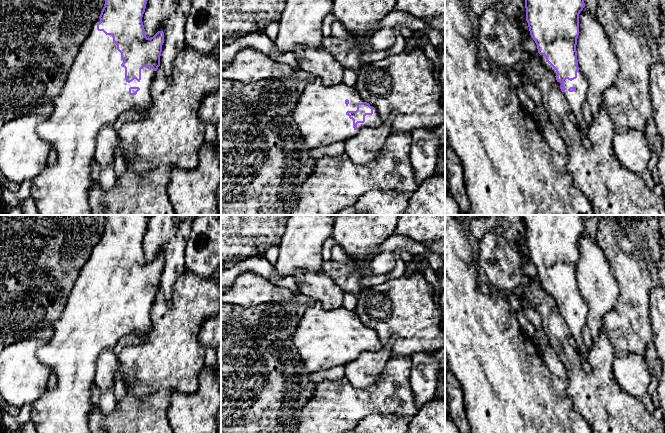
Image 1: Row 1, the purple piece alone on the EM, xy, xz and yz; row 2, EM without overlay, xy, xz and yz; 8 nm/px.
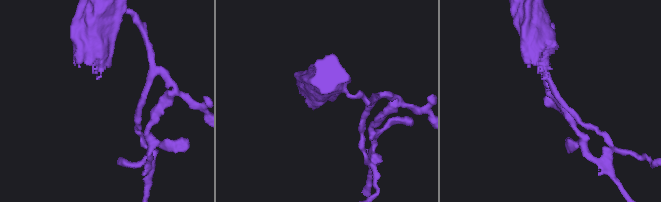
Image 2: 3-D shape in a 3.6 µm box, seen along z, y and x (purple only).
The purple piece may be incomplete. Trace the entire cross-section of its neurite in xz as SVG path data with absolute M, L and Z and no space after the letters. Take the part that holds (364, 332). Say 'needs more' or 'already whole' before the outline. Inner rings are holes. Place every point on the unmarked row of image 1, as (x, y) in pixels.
needs more | M320 302L305 311L293 344L310 373L345 366L362 352L382 347L377 332L365 326L355 311L343 306L326 310Z

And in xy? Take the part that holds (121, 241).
needs more | M107 215L104 231L82 267L70 292L61 317L53 324L52 337L37 349L38 360L49 367L56 377L56 387L45 392L32 403L30 421L37 433L91 433L88 425L93 407L91 387L95 383L96 362L102 351L113 349L127 335L143 335L150 326L150 311L160 290L164 256L147 262L142 241L149 223L149 215Z

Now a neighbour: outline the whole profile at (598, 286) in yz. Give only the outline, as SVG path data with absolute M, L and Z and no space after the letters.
M585 231L579 238L576 275L580 293L588 304L587 326L596 342L605 315L616 306L619 285L604 252Z

